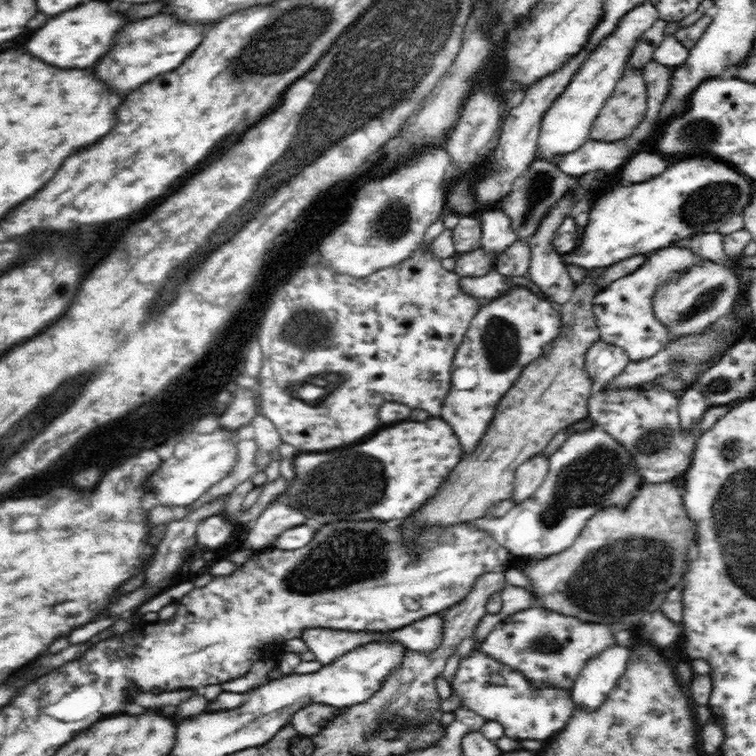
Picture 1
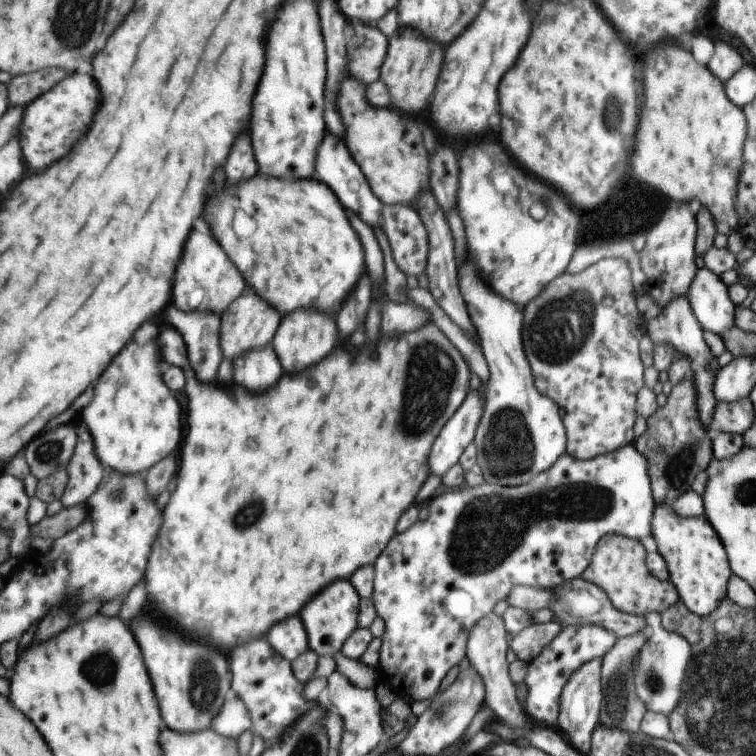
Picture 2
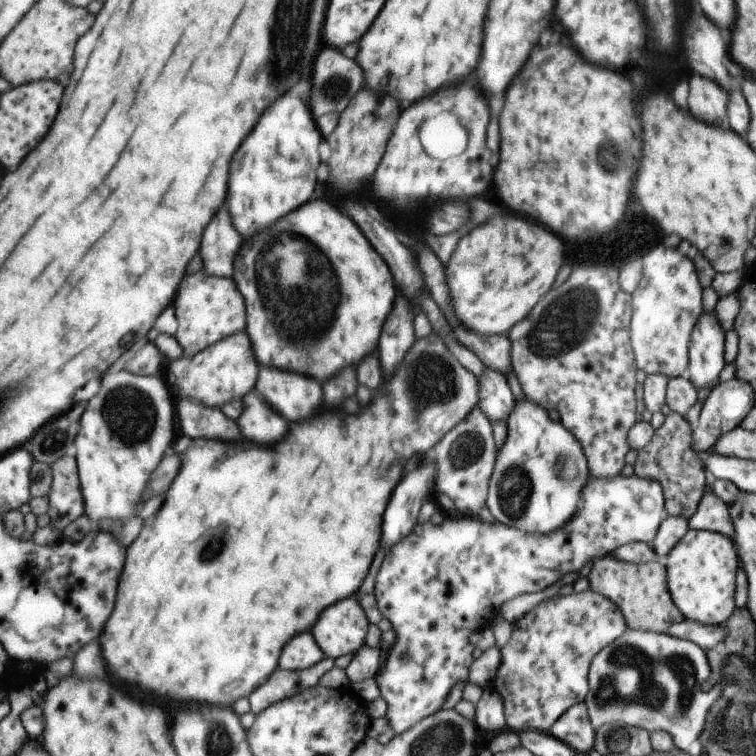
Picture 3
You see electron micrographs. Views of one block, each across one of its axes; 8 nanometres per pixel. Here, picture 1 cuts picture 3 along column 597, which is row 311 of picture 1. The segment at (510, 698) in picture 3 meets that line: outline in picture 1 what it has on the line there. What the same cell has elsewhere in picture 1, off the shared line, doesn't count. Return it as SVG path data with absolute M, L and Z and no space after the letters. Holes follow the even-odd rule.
M689 246L660 247L646 256L646 260L638 270L627 274L618 281L611 282L595 294L591 302L591 310L595 324L599 328L599 337L607 343L619 346L623 349L631 361L642 361L658 354L670 340L668 327L654 315L652 298L654 292L664 286L666 282L672 282L681 276L681 273L690 271L694 266L706 262L702 255L694 253Z

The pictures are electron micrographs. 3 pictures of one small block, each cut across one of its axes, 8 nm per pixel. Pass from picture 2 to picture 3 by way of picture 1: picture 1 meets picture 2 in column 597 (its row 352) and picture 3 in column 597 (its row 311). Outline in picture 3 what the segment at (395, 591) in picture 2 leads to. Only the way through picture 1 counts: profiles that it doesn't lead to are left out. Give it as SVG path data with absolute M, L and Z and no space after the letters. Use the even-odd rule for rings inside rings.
M618 474L612 478L590 475L581 495L580 512L562 529L552 533L528 534L518 526L508 526L501 521L491 523L472 516L458 520L448 518L440 525L430 521L417 523L404 540L385 554L373 591L383 618L396 632L396 642L388 650L386 664L379 666L374 676L380 694L387 702L385 716L394 735L412 729L418 722L437 713L455 684L469 682L468 670L474 662L474 648L468 644L468 636L486 628L492 612L496 614L506 600L521 594L542 592L566 574L580 572L587 563L608 557L620 546L632 542L651 545L660 532L662 521L668 516L660 482L638 478L636 474Z

